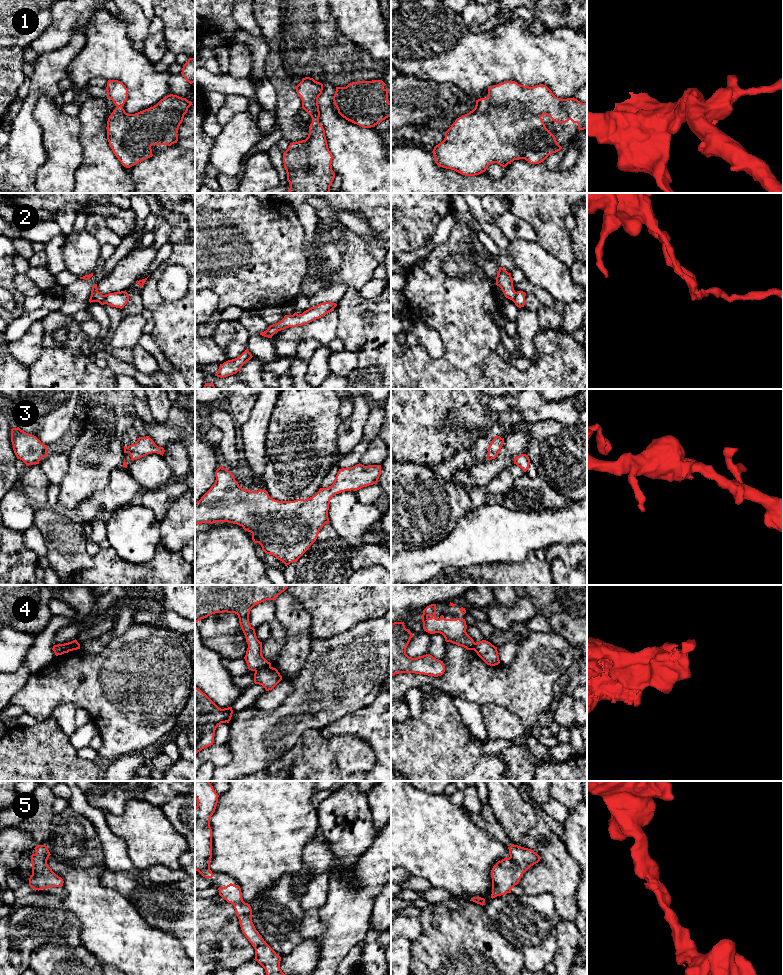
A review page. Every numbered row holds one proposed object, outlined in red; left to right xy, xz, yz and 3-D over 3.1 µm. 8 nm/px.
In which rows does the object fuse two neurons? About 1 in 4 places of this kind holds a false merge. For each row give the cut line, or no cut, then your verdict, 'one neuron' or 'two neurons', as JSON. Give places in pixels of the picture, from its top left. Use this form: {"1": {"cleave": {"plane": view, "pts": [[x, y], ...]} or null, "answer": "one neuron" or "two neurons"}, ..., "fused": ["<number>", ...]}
{"1": {"cleave": null, "answer": "one neuron"}, "2": {"cleave": null, "answer": "one neuron"}, "3": {"cleave": null, "answer": "one neuron"}, "4": {"cleave": {"plane": "xz", "pts": [[270, 666], [255, 671]]}, "answer": "two neurons"}, "5": {"cleave": null, "answer": "one neuron"}, "fused": ["4"]}

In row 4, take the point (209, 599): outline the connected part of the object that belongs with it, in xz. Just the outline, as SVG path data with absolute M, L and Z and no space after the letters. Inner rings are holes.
M195 585L195 623L215 613L235 613L238 615L241 629L245 635L248 648L244 657L248 669L257 671L271 667L262 655L262 642L257 639L255 629L250 625L251 609L266 600L275 598L284 592L289 585Z

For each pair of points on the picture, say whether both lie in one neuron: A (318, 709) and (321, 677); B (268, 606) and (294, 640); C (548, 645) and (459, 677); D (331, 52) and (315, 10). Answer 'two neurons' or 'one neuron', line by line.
A: one neuron
B: two neurons
C: one neuron
D: one neuron

